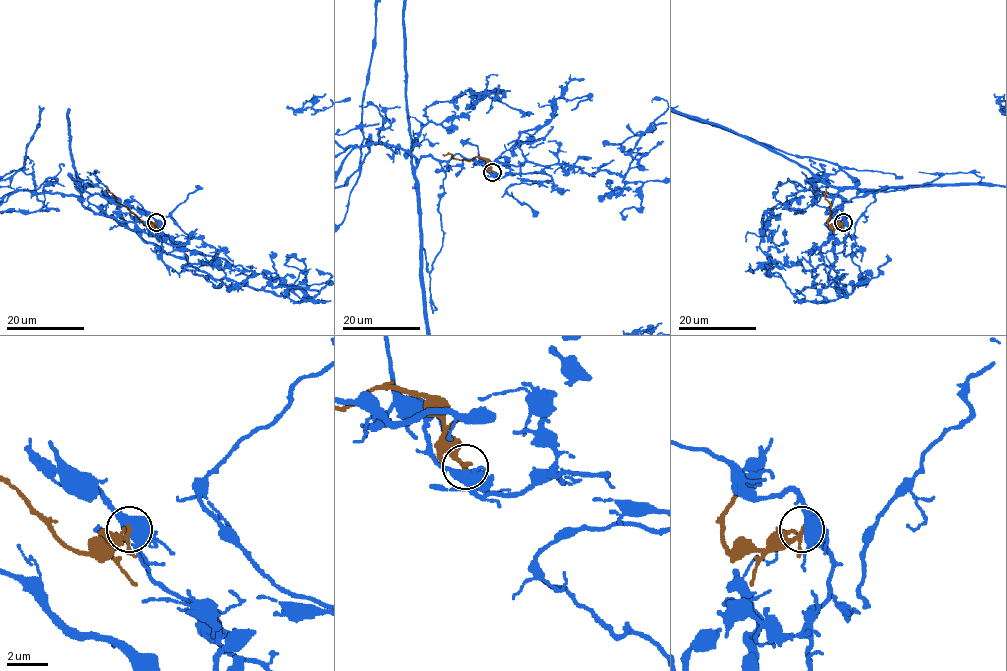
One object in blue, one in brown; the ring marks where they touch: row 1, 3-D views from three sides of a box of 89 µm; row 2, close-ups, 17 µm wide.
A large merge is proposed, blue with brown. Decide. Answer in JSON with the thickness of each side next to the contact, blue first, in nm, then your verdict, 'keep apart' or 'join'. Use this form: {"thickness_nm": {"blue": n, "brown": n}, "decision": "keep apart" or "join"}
{"thickness_nm": {"blue": 550, "brown": 180}, "decision": "join"}

